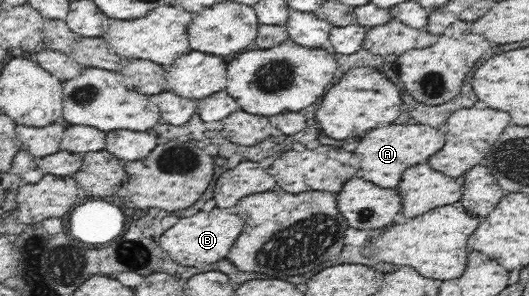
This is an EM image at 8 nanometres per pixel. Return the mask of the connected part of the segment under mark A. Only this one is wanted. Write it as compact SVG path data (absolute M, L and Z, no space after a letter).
M391 125L373 129L359 141L359 147L355 151L355 157L359 159L357 175L385 189L397 187L407 167L425 163L443 147L445 140L446 134L441 129L433 129L429 125Z

